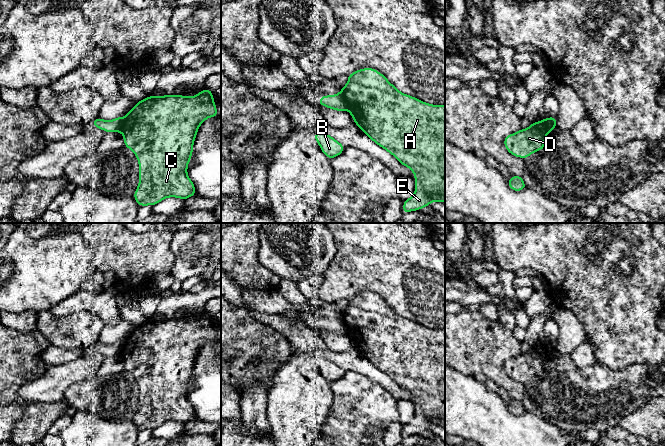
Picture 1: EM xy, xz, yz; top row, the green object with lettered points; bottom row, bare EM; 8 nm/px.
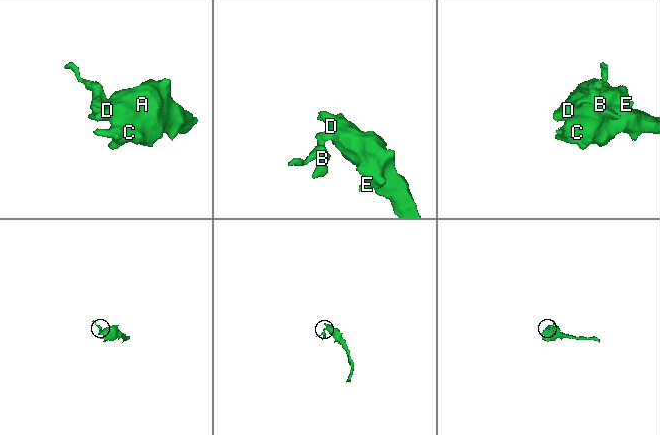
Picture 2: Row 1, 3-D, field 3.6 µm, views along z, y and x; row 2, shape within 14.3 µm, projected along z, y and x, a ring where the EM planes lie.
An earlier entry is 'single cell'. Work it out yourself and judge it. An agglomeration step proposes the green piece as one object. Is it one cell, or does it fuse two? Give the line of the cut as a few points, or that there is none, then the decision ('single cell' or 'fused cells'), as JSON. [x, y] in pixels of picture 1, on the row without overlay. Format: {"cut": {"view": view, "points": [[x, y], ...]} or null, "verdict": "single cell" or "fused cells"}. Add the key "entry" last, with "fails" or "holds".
{"cut": {"view": "xz", "points": [[340, 316], [348, 333]]}, "verdict": "fused cells", "entry": "fails"}

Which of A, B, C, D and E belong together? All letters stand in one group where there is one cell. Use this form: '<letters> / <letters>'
A C D E / B

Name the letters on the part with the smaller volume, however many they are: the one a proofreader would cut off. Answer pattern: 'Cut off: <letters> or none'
Cut off: B

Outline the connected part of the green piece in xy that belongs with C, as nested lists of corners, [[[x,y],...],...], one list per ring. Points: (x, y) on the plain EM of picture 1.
[[[207,312],[192,321],[182,319],[149,320],[135,328],[124,341],[120,356],[124,361],[124,370],[131,373],[139,386],[139,409],[134,423],[140,430],[154,430],[168,421],[183,424],[196,418],[195,410],[187,399],[188,387],[193,377],[193,368],[199,350],[209,341],[217,341],[213,316]]]

